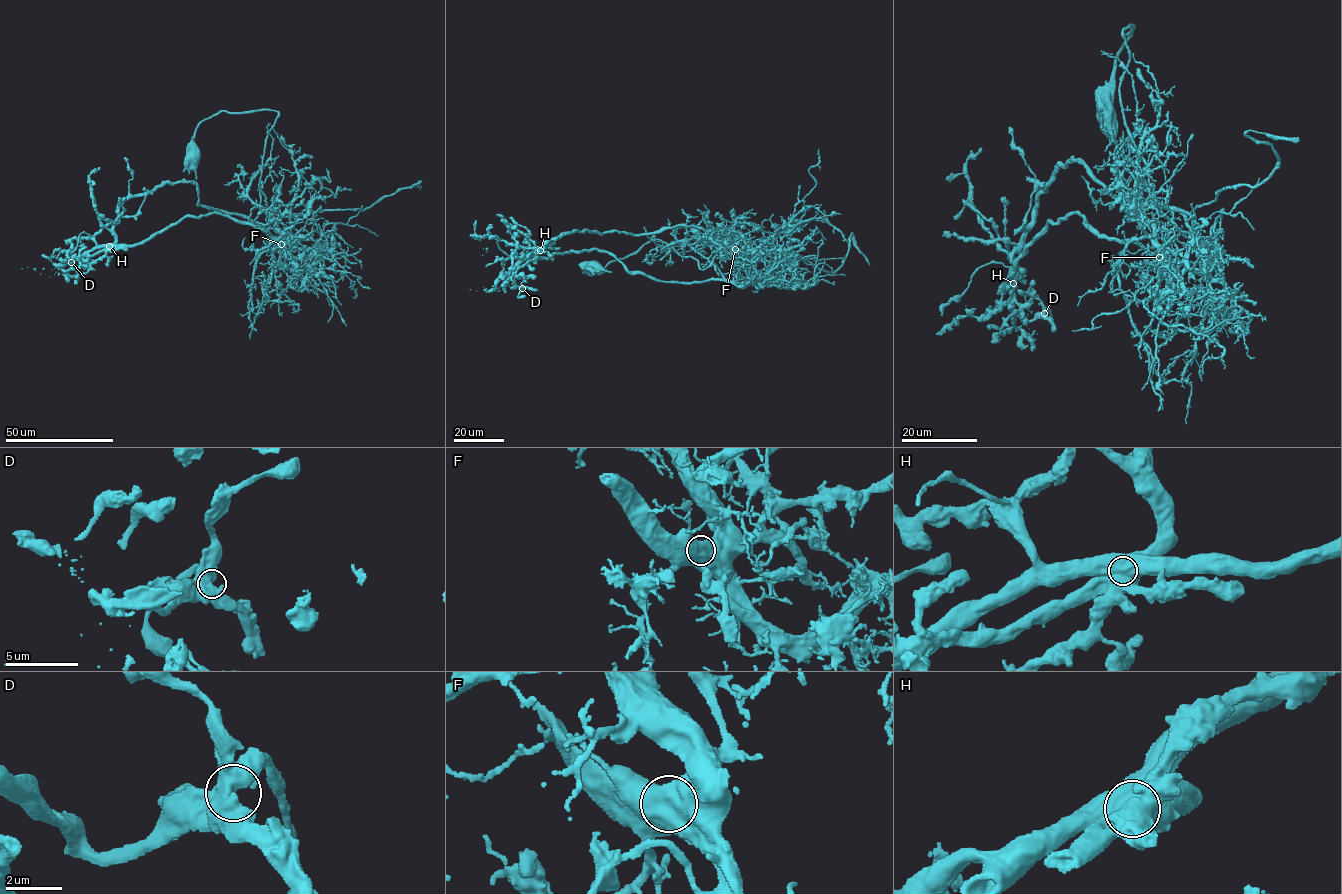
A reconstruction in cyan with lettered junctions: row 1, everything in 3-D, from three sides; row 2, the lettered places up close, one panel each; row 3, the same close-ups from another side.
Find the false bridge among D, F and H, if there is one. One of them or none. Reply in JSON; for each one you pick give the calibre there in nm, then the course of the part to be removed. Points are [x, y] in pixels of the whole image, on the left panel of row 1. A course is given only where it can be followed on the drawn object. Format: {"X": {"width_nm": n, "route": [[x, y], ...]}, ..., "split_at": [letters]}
{"H": {"width_nm": 1250, "route": [[110, 246], [119, 206], [166, 183], [195, 183], [200, 205], [267, 228], [276, 218], [364, 210], [420, 188]]}, "split_at": ["H"]}

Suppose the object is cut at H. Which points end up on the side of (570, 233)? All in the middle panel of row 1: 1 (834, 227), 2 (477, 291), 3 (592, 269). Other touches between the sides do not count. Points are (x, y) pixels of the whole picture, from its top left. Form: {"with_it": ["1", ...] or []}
{"with_it": ["1", "2", "3"]}

